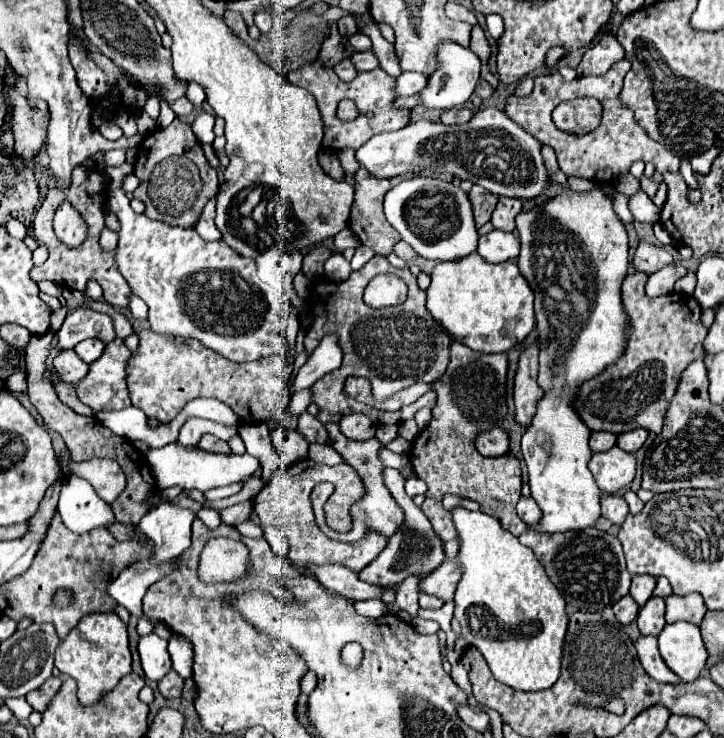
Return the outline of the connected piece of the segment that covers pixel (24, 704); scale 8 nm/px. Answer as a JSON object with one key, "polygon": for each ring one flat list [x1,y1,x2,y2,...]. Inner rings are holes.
{"polygon":[[24,696,19,698,8,698,7,701,5,701,5,704,7,704,10,710,15,712,15,718,19,720,28,719,33,711,33,708,31,708]]}

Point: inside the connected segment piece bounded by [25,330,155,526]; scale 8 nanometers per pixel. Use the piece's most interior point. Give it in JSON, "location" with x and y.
{"location":[86,438]}

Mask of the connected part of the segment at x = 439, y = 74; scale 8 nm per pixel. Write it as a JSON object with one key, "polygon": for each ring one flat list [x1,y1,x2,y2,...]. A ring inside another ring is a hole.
{"polygon":[[441,44,437,52,437,60,441,68,429,76,427,86,419,92,423,106,437,108,437,110,449,110,449,108,463,106,473,94,475,84,479,80,479,68,481,68,479,58,471,52,471,48,463,48,459,44]]}

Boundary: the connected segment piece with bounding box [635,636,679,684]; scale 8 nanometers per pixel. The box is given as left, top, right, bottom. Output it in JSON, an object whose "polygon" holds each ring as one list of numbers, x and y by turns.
{"polygon":[[639,636,635,640,635,648,637,648,637,656,641,660,641,666,645,668,645,672,653,680,665,682,665,684,679,682,679,678,663,662,663,658,661,658,661,654,657,650,657,638,655,636]]}

